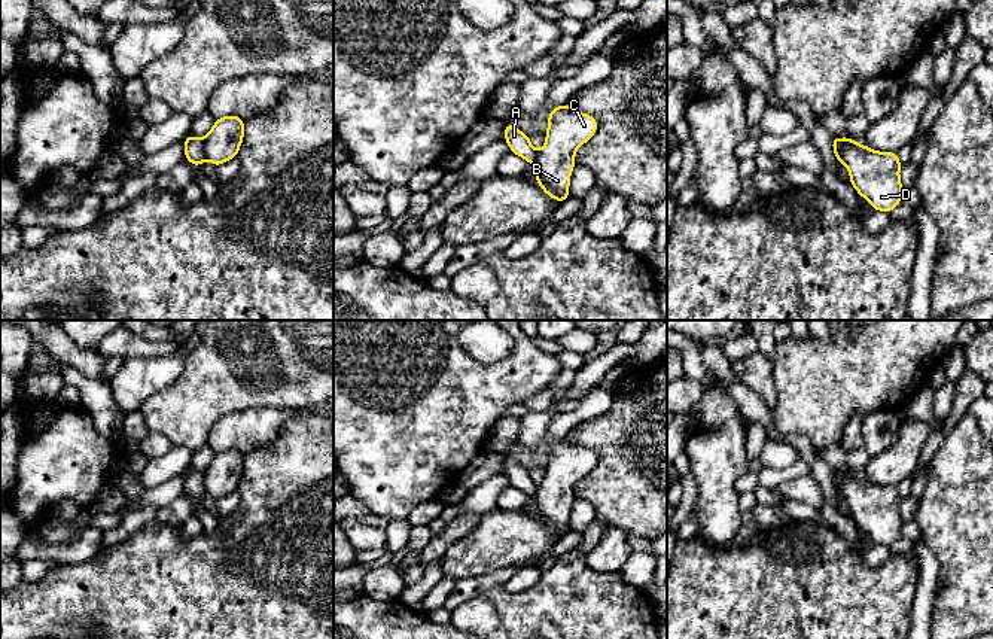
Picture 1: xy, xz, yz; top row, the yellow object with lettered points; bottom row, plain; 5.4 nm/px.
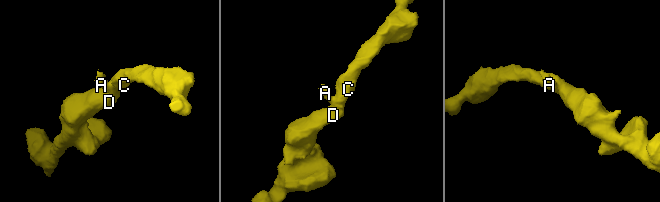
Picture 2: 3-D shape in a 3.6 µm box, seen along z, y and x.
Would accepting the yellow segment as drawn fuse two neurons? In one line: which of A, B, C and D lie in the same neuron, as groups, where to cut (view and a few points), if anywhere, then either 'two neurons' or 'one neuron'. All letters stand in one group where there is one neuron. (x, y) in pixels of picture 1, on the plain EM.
groups A / B C D; cut xy (203, 472), (206, 490); two neurons

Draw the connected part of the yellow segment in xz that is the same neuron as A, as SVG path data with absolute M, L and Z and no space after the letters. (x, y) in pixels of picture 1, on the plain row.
M505 456L505 474L509 478L511 486L523 493L534 497L537 484L531 480L530 471L515 462L512 457Z

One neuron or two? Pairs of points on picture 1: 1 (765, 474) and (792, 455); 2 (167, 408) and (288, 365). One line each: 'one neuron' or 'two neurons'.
1: two neurons
2: one neuron

